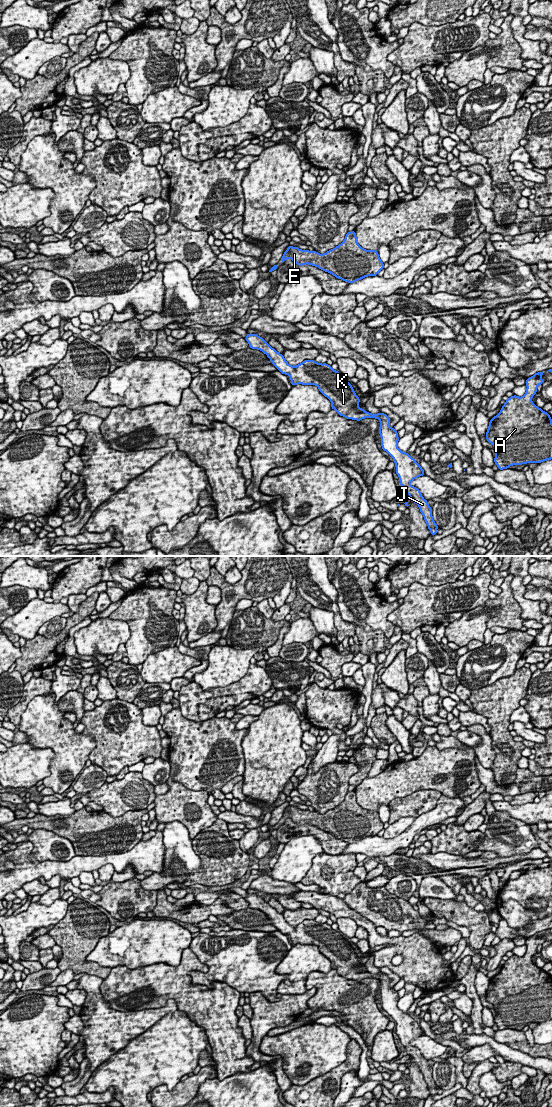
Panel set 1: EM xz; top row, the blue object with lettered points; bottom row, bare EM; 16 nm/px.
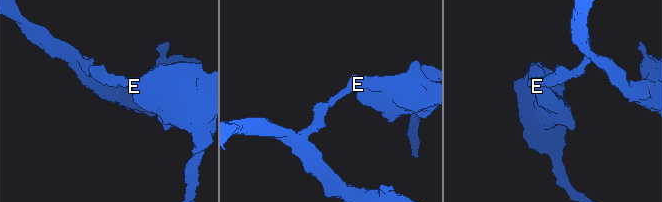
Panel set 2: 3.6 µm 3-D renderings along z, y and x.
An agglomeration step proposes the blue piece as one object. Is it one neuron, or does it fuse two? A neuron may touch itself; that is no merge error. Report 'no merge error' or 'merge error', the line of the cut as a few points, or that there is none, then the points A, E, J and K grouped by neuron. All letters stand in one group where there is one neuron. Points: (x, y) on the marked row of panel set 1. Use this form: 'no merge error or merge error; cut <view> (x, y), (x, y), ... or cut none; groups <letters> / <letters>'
no merge error; cut none; groups A E J K

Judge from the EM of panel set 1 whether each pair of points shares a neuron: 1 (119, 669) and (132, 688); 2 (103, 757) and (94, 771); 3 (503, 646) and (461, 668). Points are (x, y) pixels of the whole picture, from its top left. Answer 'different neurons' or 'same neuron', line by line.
1: same neuron
2: different neurons
3: same neuron

